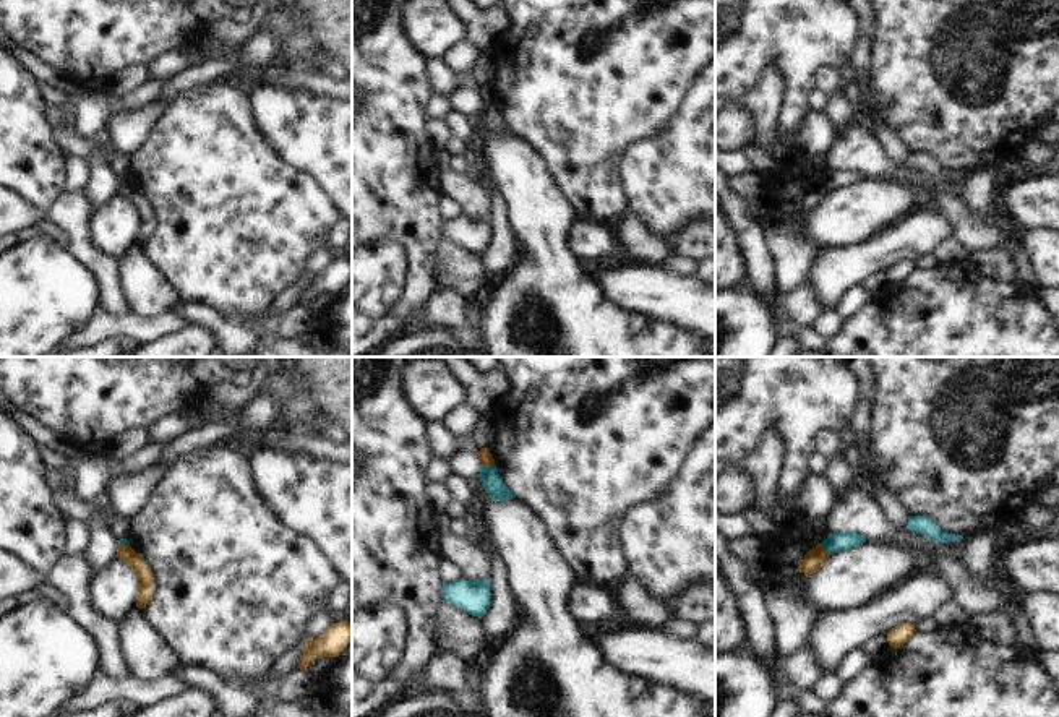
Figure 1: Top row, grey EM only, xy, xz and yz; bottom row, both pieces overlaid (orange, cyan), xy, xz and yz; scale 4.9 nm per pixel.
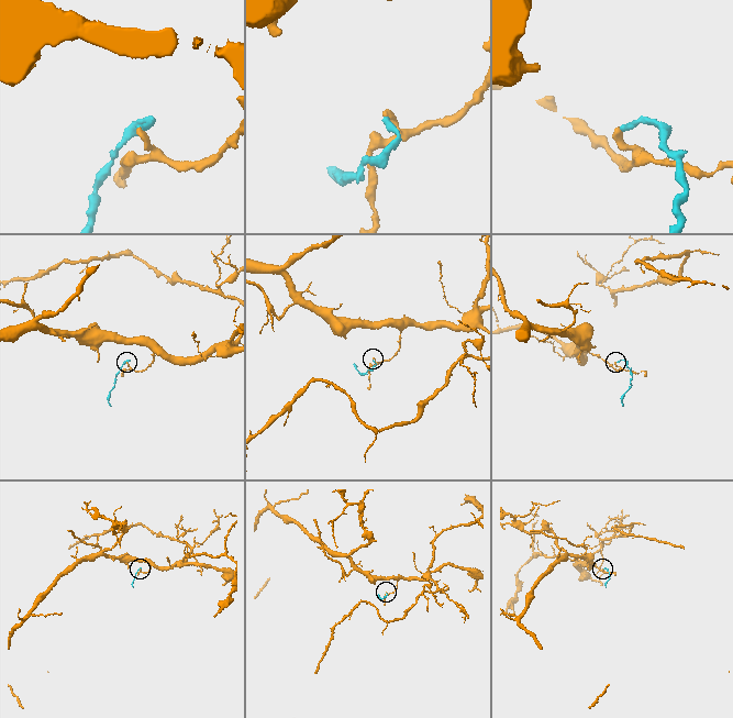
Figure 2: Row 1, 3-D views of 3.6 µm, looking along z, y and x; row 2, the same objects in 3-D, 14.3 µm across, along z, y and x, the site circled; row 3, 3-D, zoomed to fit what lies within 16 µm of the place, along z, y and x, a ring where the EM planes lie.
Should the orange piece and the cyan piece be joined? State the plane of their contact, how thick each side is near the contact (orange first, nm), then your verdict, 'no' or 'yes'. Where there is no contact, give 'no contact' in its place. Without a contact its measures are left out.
xz | 70/100 nm | no

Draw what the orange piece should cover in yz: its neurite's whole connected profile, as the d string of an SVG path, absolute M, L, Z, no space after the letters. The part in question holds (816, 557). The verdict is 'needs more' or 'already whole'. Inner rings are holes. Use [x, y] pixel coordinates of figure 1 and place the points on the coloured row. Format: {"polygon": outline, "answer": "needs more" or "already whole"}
{"polygon": "M817 543L801 560L800 573L803 573L806 577L811 577L825 565L827 558L829 552L822 547L822 543Z", "answer": "already whole"}

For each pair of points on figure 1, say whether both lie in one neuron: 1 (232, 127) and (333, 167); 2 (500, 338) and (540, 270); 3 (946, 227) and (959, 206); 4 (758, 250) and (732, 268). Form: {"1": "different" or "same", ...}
{"1": "different", "2": "same", "3": "different", "4": "different"}

